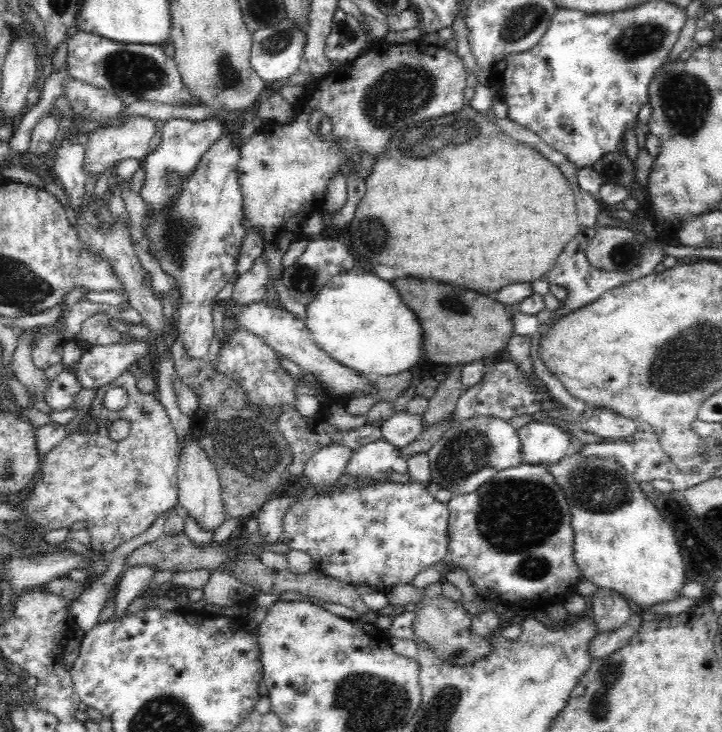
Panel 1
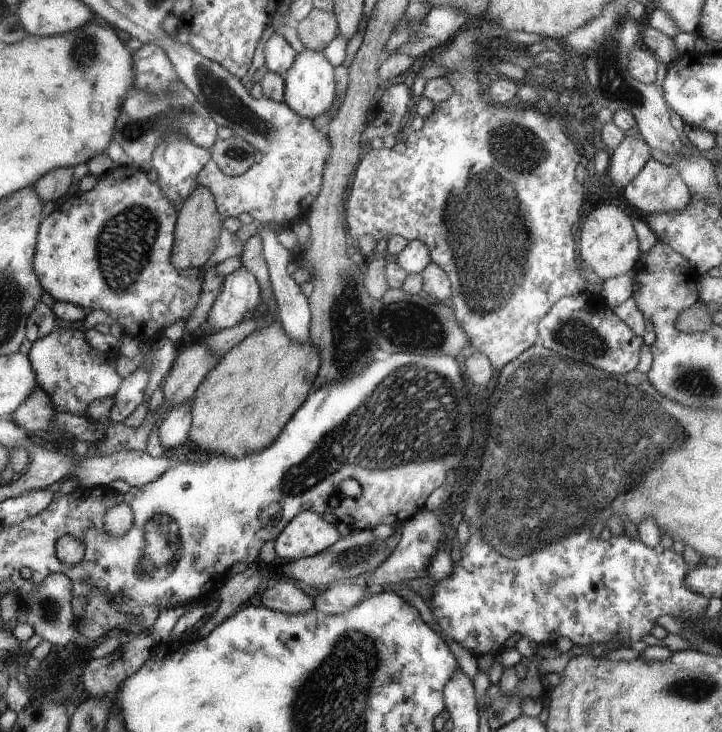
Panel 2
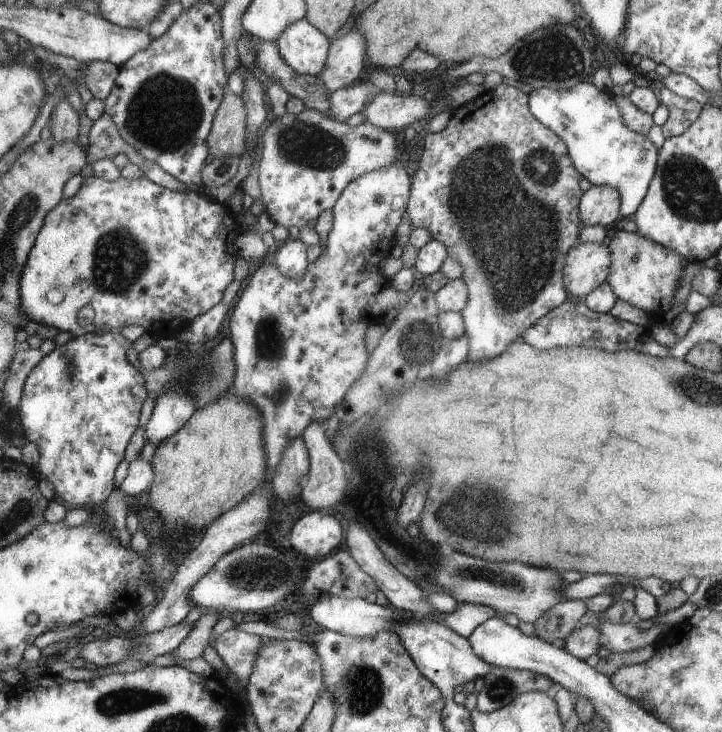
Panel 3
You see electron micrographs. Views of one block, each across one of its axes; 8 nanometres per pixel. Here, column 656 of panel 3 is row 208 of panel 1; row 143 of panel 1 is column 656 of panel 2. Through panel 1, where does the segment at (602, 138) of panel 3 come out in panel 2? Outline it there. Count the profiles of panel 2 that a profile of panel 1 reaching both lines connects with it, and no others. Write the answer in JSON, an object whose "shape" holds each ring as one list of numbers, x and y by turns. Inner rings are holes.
{"shape":[[652,157,622,192,629,204,648,215,683,210,691,196,675,167]]}

